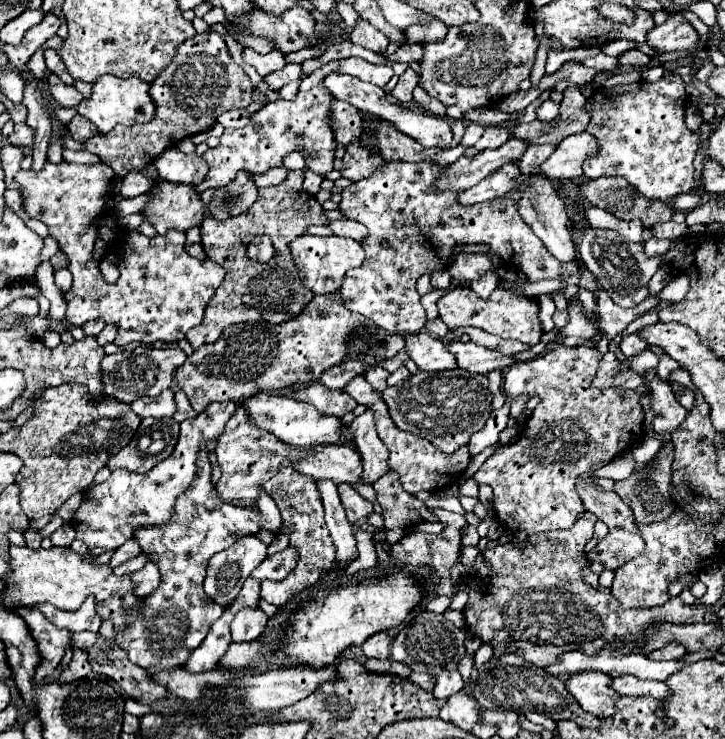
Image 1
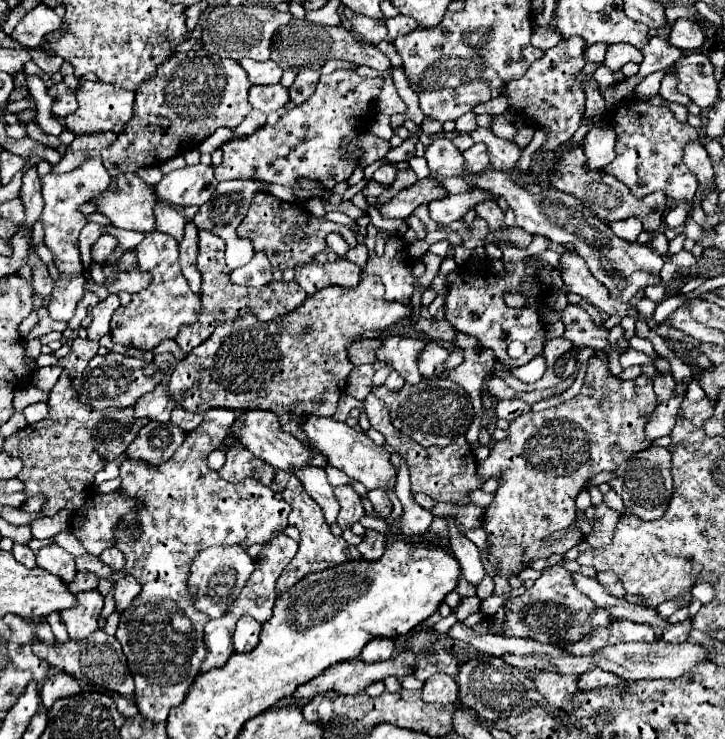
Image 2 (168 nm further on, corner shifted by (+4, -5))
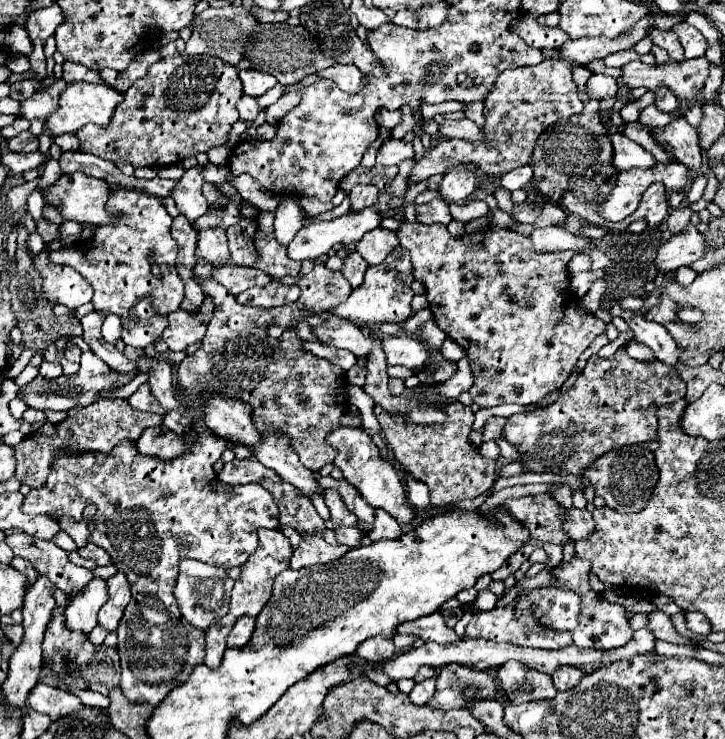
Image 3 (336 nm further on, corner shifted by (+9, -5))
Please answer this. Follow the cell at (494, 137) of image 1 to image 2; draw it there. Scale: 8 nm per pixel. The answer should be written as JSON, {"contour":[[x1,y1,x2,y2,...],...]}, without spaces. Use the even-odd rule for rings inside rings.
{"contour":[[476,143,476,145,472,145,470,149,466,149,466,151,462,153,462,157,464,157,464,169,466,169,466,173,470,173,470,175,482,173,482,171,490,165,488,151,486,151,486,147,482,147,482,143]]}

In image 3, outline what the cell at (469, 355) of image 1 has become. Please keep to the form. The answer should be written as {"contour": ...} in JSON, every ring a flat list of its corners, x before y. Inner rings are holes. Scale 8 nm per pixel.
{"contour":[[385,337,383,349,389,365,405,365,411,369,425,367,431,357,425,343,415,337]]}

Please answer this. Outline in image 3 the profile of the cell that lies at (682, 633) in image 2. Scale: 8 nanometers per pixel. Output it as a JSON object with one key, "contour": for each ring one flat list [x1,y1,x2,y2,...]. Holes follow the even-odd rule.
{"contour":[[685,613,685,623,687,623,687,631,691,635,707,635,709,633,709,621,701,613]]}

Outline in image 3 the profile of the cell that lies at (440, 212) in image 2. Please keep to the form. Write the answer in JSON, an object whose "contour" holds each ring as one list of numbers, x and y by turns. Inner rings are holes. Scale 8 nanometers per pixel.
{"contour":[[433,199,433,201,417,207,417,219,419,219,419,223,425,223,425,225,433,225,433,223,449,225,451,213,443,199]]}

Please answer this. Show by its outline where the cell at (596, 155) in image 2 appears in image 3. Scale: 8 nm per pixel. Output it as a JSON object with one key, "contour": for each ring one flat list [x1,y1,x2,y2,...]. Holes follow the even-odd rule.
{"contour":[[611,133,609,141,613,143,613,167,631,169,631,167,653,167,655,159,639,143,631,141,623,133]]}

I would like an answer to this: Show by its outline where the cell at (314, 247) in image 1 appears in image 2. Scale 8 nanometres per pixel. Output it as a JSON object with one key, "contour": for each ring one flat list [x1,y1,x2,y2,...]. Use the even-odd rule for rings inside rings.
{"contour":[[340,257,334,263,324,263,324,265,318,261,312,261,296,269,296,283,308,295,314,295,316,291,328,285,356,287,358,281,360,281,360,267,344,257]]}

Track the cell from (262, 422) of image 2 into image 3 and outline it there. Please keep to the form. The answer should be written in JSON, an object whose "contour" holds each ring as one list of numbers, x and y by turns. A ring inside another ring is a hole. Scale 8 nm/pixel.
{"contour":[[209,395,203,405,205,423,215,435,245,447,253,447,253,443,261,441,261,433,253,427,253,409,247,403,221,395]]}

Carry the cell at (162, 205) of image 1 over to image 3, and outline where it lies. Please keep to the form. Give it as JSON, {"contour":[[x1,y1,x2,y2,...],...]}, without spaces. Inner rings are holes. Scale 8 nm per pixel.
{"contour":[[85,173,61,175,61,179,45,189,45,199,53,205,61,203,63,219,79,223,109,223,113,215,105,211,105,199,113,193,113,187,97,177]]}

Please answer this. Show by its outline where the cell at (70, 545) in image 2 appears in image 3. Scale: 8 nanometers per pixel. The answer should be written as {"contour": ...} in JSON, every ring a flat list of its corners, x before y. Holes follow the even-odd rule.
{"contour":[[87,543,87,547,78,548,77,553,79,553,81,557,85,557,85,559,93,559,97,565,107,565,107,563,111,563,111,557,109,557,101,547,97,547,95,543]]}

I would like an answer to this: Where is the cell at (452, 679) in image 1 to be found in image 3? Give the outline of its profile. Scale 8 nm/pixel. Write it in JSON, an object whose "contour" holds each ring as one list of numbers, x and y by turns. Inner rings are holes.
{"contour":[[433,677,433,679,425,679,425,681,417,683,417,685,413,687,413,691,409,693,411,703,415,703,415,705,427,705,427,703,429,703,429,699,433,697,435,681,437,681,437,679]]}

